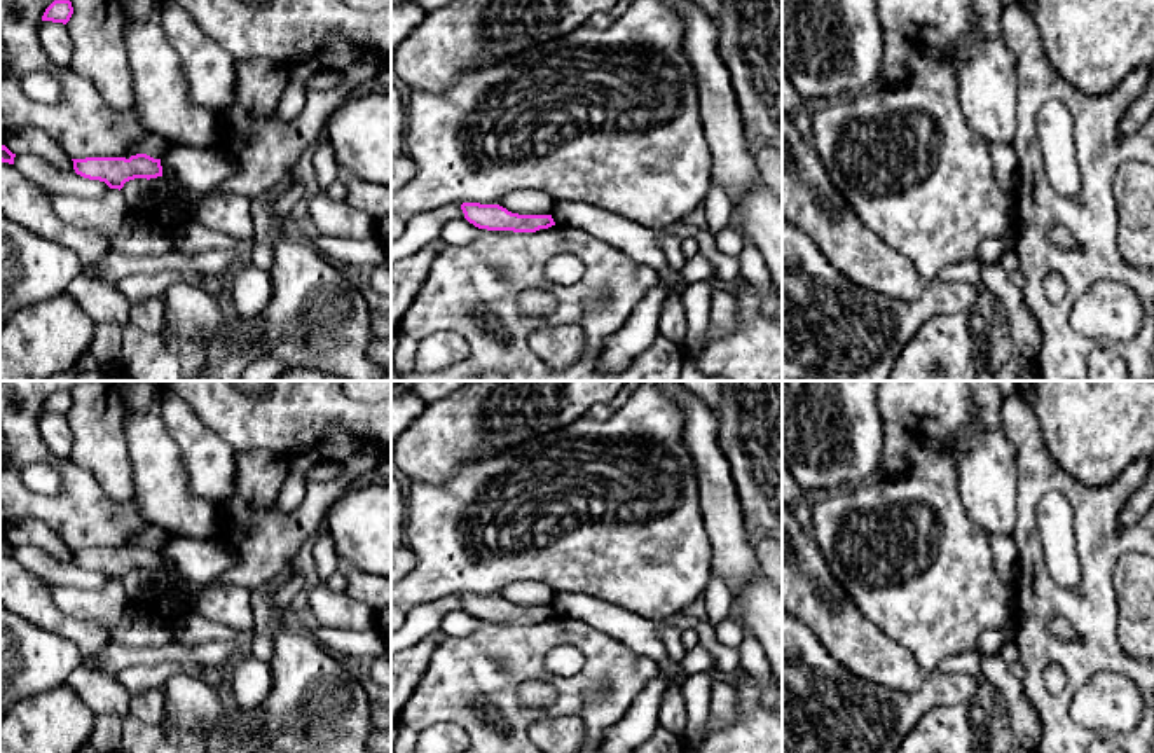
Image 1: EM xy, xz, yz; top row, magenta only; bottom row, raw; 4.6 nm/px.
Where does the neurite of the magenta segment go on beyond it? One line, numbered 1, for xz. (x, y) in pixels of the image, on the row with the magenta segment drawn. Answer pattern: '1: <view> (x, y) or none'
1: none

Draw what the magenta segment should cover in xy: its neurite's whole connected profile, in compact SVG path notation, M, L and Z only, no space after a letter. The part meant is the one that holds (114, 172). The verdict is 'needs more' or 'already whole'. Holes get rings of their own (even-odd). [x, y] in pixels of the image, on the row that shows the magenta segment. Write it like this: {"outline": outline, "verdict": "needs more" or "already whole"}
{"outline": "M147 154L126 157L86 157L72 159L77 175L105 182L110 189L122 189L126 182L134 178L162 176L161 159Z", "verdict": "already whole"}

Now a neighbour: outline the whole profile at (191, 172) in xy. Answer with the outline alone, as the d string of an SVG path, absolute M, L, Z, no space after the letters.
M222 145L201 147L166 147L161 154L162 176L171 197L197 201L236 173L236 166L227 159Z

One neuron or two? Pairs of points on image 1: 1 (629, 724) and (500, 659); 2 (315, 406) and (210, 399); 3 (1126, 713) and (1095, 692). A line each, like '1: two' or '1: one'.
1: two
2: one
3: one

